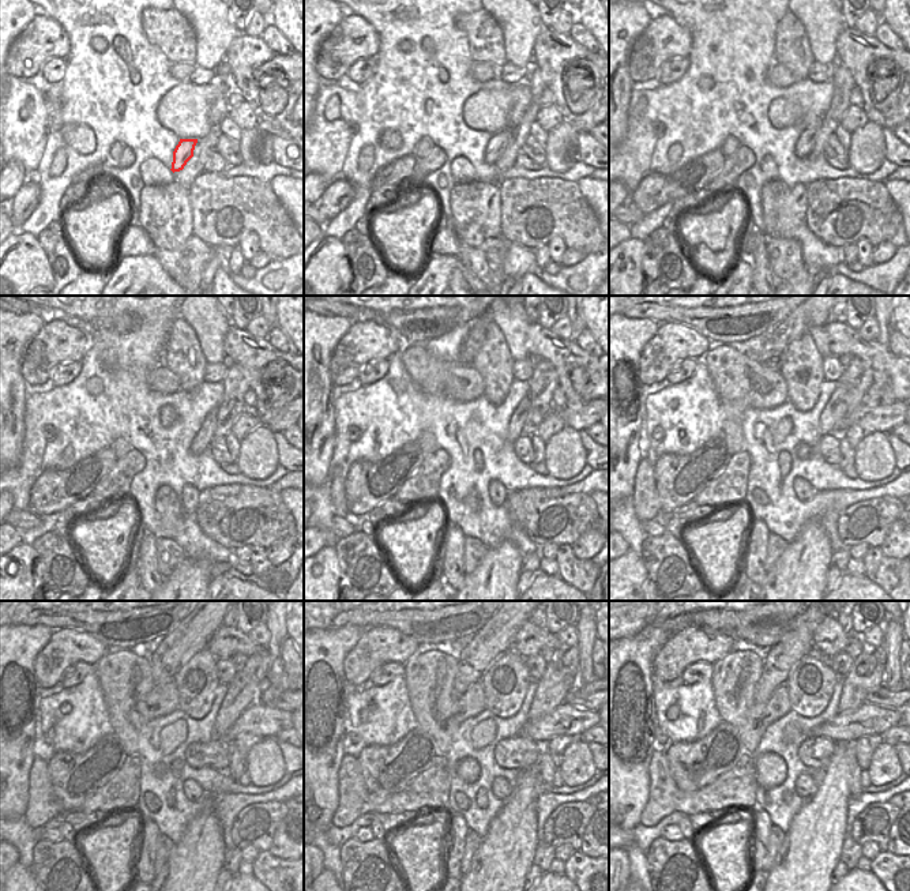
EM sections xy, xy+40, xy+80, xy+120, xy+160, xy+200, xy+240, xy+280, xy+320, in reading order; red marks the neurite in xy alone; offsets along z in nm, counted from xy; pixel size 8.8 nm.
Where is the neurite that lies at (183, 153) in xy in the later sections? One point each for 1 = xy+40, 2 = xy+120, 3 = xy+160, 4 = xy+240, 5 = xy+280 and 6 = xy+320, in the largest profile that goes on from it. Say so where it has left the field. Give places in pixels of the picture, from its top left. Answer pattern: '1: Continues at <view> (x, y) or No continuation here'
1: Continues at xy+40 (499, 142)
2: Continues at xy+120 (206, 433)
3: Continues at xy+160 (518, 420)
4: Continues at xy+240 (244, 691)
5: Continues at xy+280 (559, 676)
6: Continues at xy+320 (865, 673).

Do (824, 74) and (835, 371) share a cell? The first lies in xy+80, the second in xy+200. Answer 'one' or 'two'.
one

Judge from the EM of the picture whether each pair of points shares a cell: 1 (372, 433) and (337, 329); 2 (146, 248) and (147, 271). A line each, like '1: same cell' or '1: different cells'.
1: different cells
2: different cells

